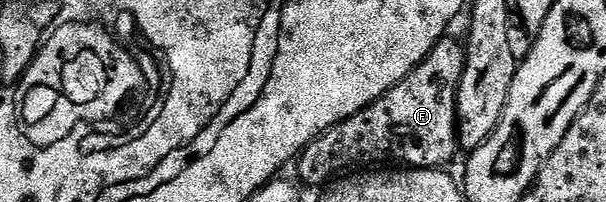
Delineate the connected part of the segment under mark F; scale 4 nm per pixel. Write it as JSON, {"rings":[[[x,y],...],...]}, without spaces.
{"rings":[[[451,38],[440,40],[434,50],[414,71],[398,86],[394,86],[382,98],[370,106],[358,110],[350,118],[338,122],[330,130],[322,133],[314,143],[309,144],[298,157],[300,176],[308,184],[327,185],[341,174],[353,170],[368,170],[373,166],[407,166],[408,168],[443,169],[458,153],[458,119],[457,100],[460,94],[460,83],[466,63],[466,48]]]}

